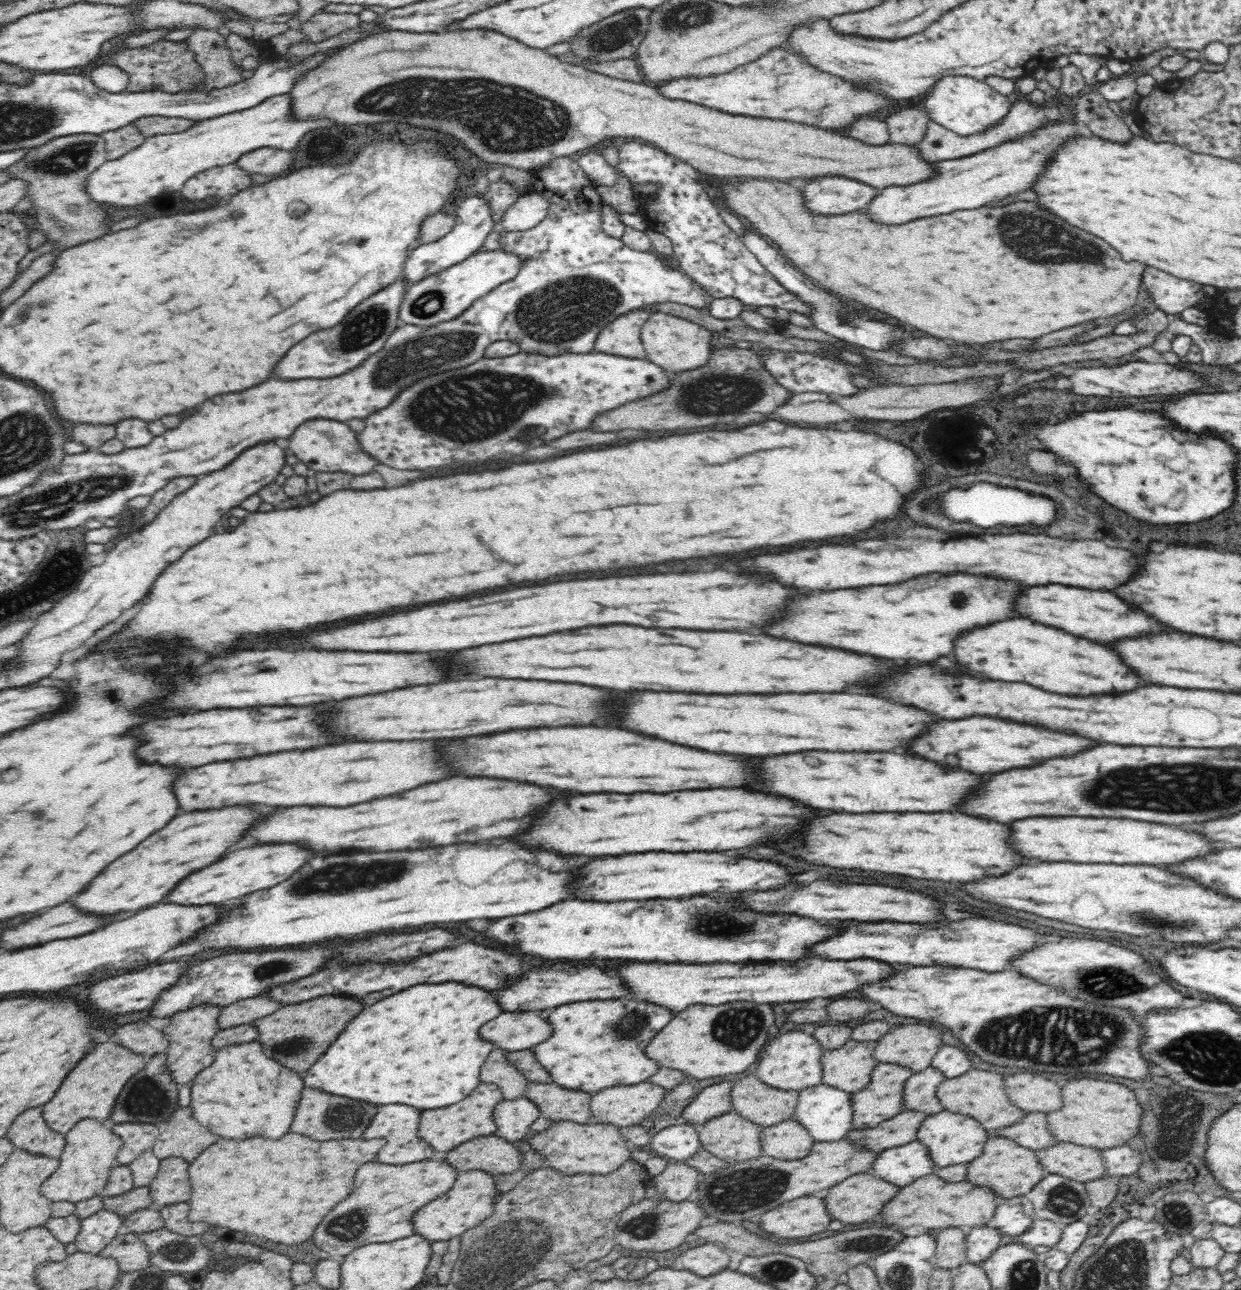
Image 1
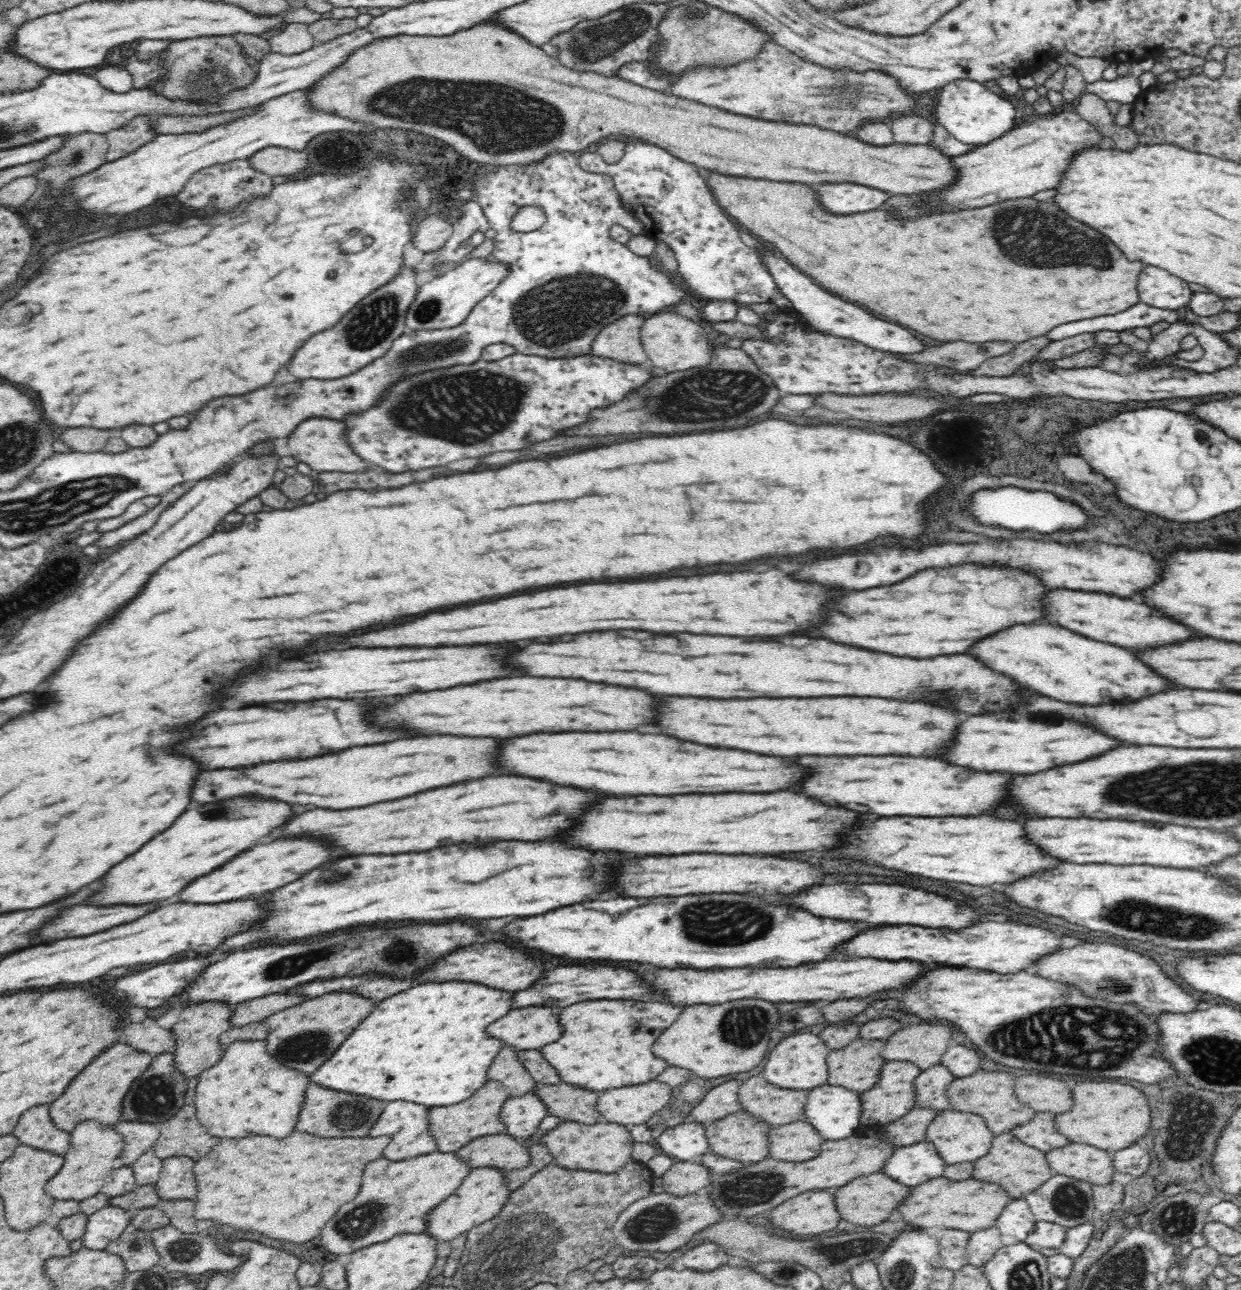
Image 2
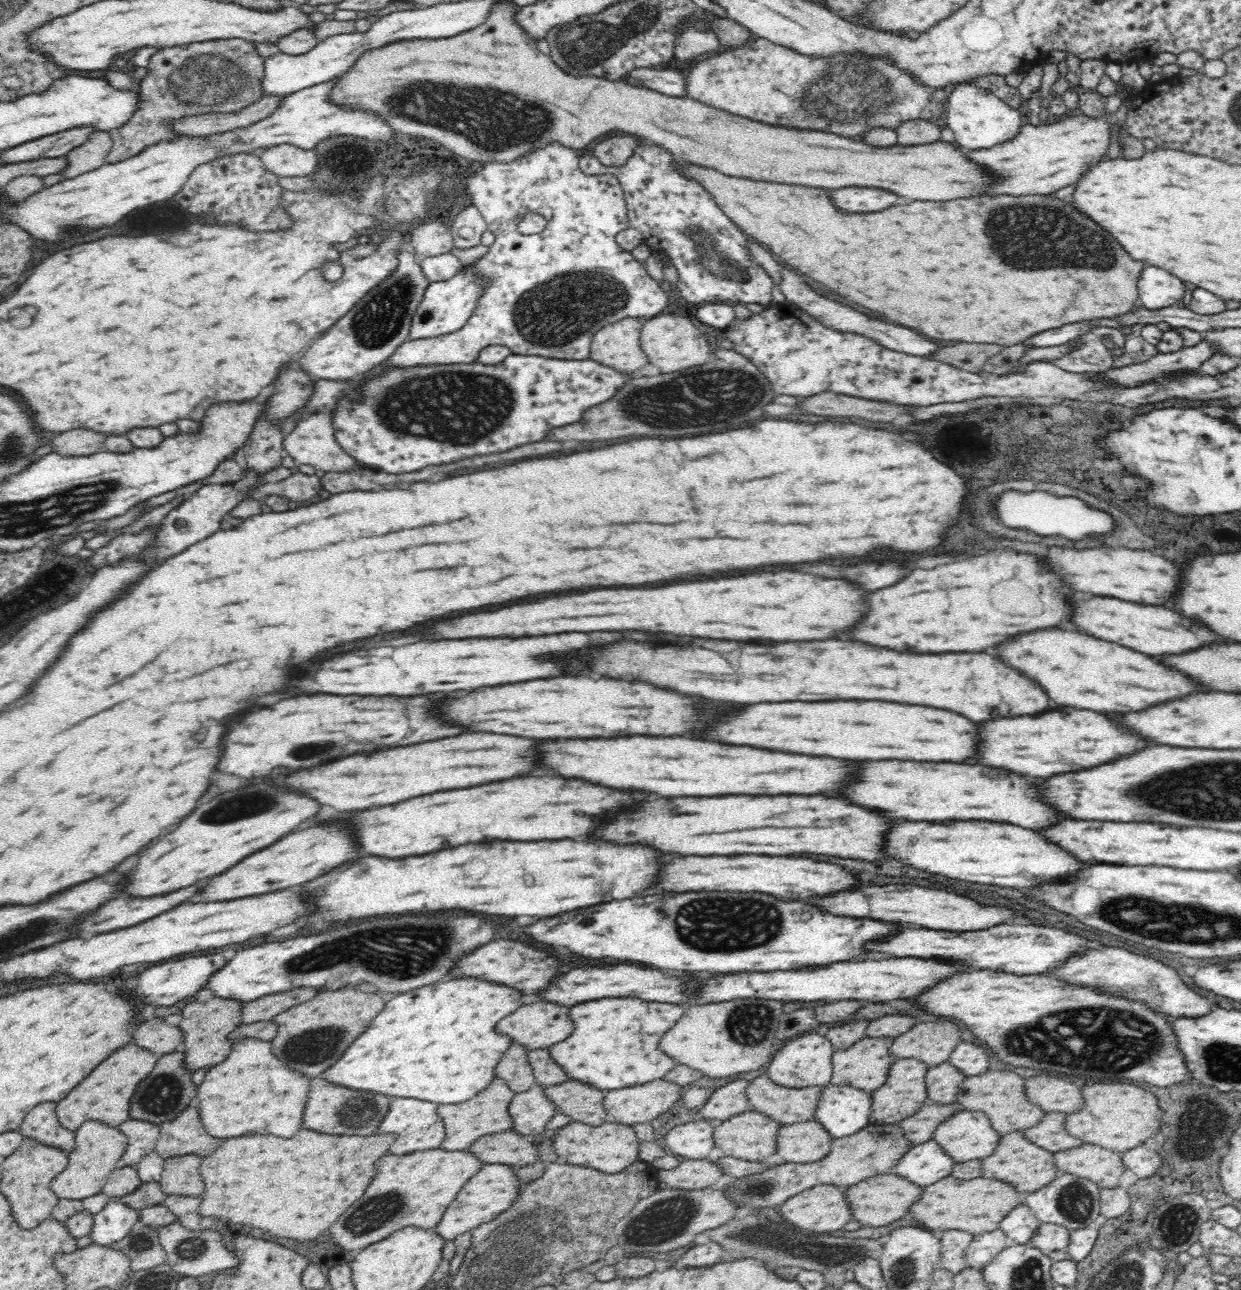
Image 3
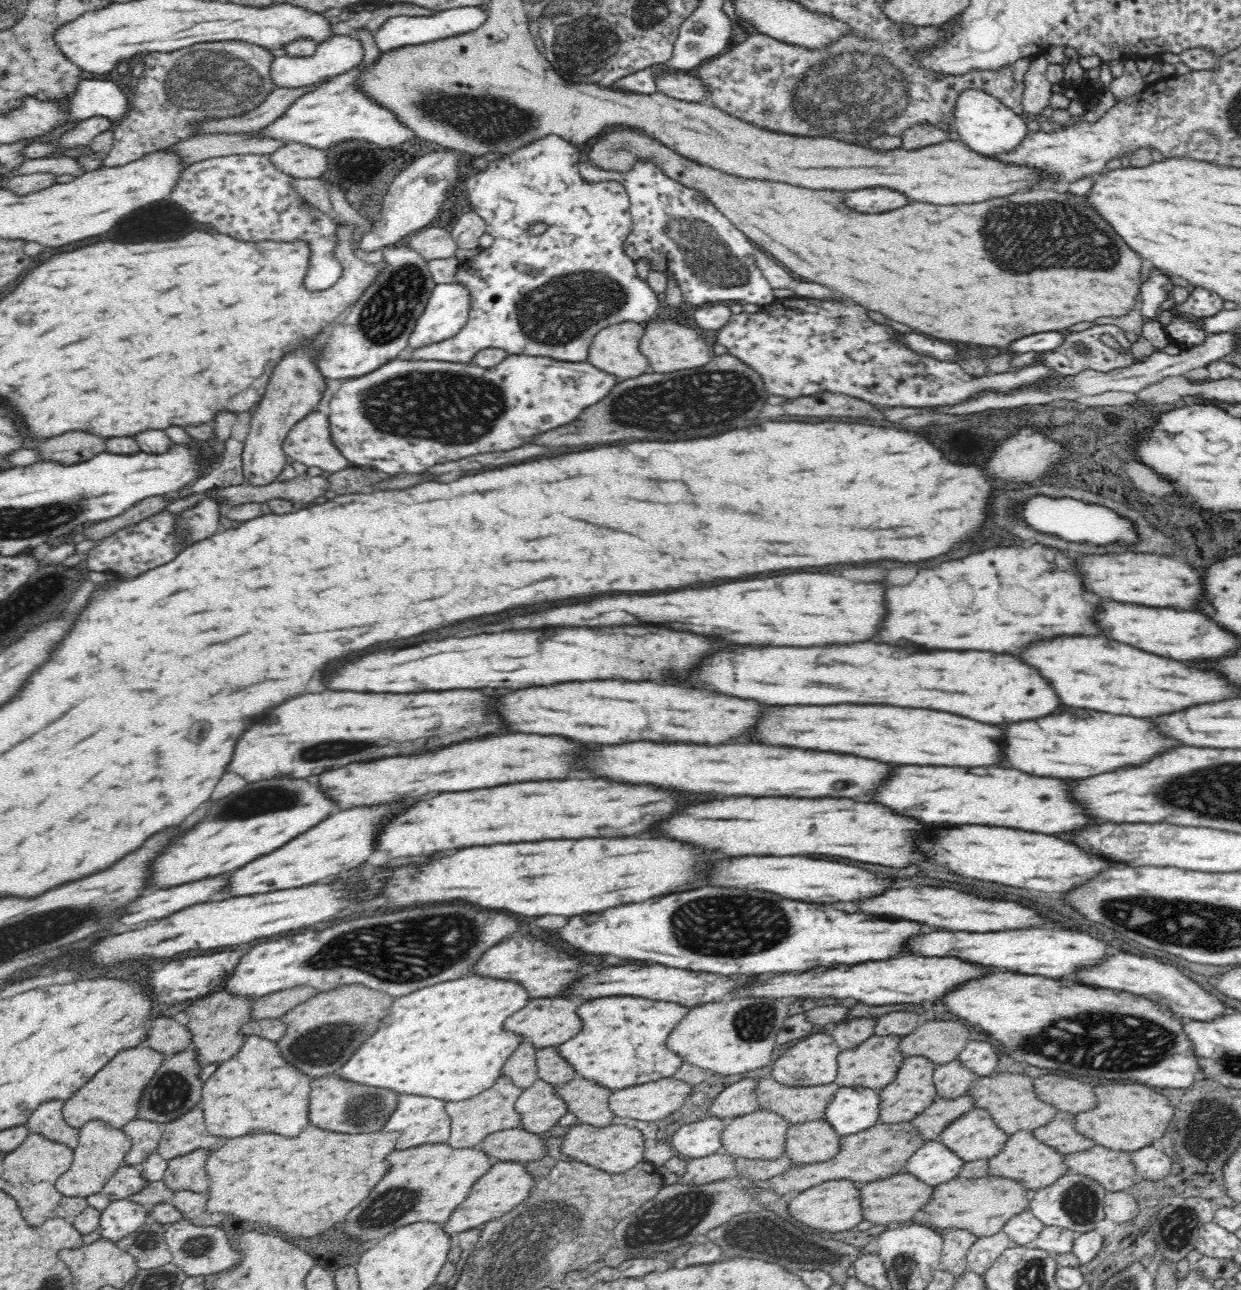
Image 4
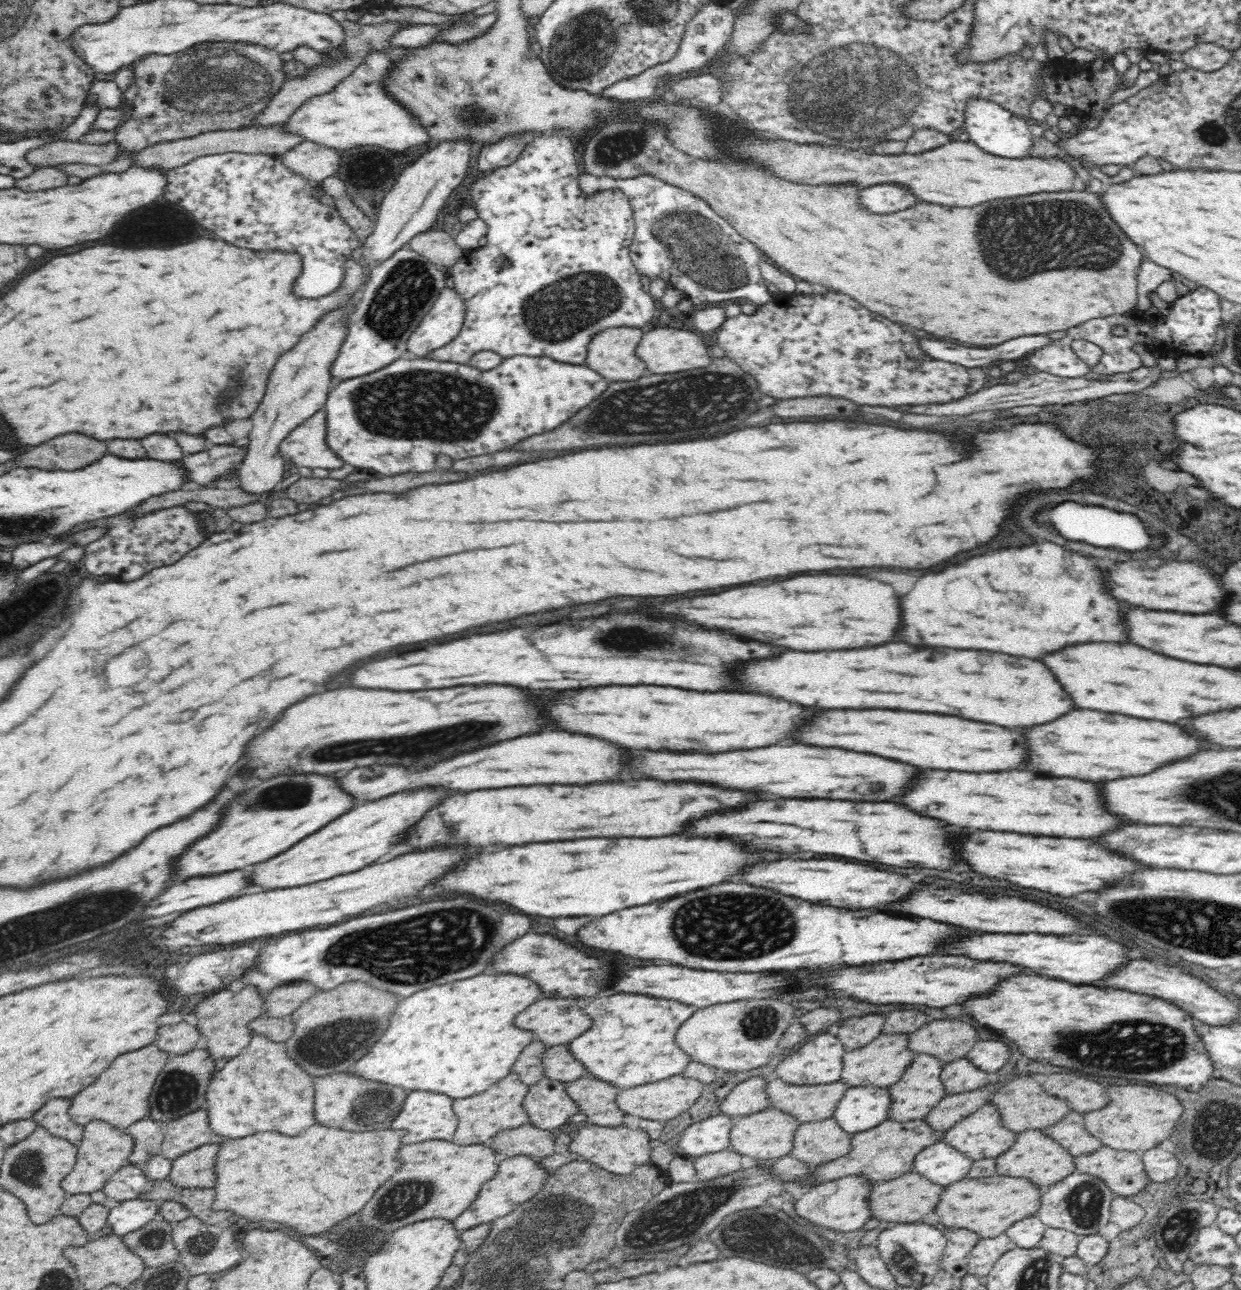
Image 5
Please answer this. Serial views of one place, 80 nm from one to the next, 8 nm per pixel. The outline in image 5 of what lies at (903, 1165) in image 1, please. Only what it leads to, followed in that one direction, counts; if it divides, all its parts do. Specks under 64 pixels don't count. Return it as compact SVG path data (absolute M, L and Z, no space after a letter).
M942 1141L928 1146L915 1158L914 1171L942 1186L954 1184L969 1176L975 1160Z

